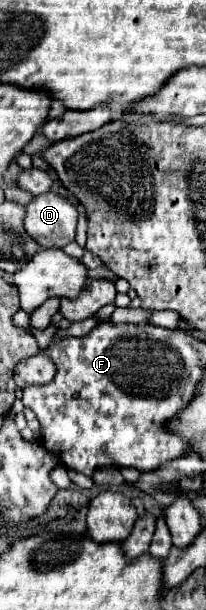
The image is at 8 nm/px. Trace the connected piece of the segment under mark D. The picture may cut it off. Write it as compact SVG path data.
M53 191L37 195L25 211L25 231L39 247L65 247L75 239L77 209L65 197Z

